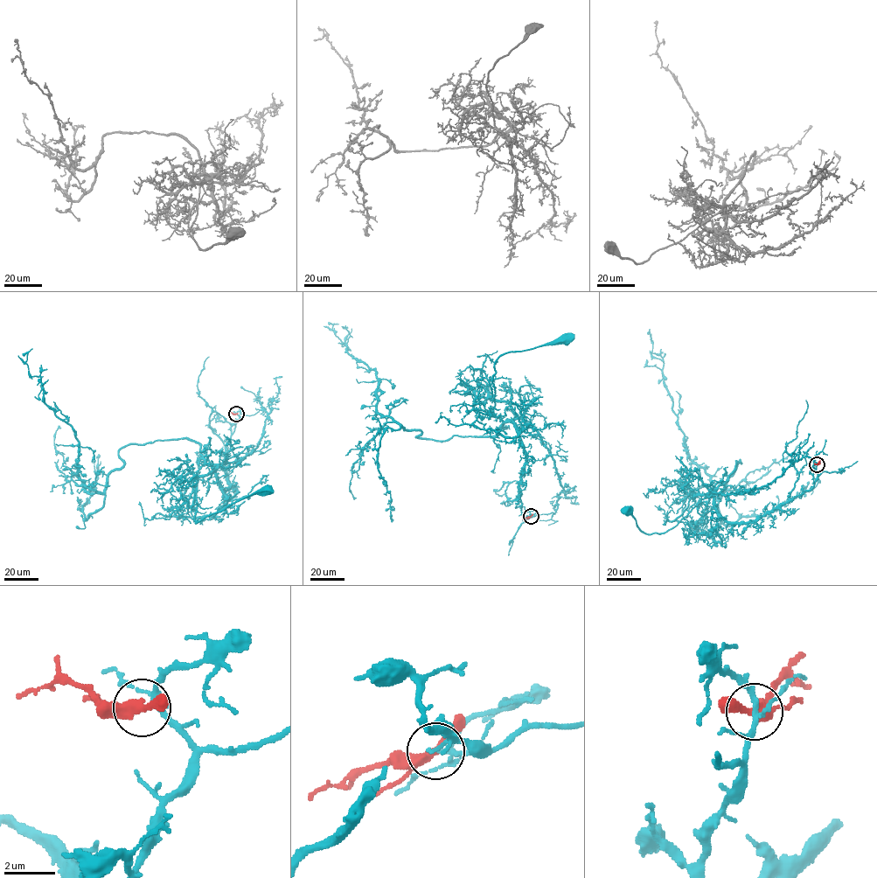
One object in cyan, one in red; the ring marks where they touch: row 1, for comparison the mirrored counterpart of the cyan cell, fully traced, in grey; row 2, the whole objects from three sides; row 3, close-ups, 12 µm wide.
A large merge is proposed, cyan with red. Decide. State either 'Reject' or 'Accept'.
Reject

